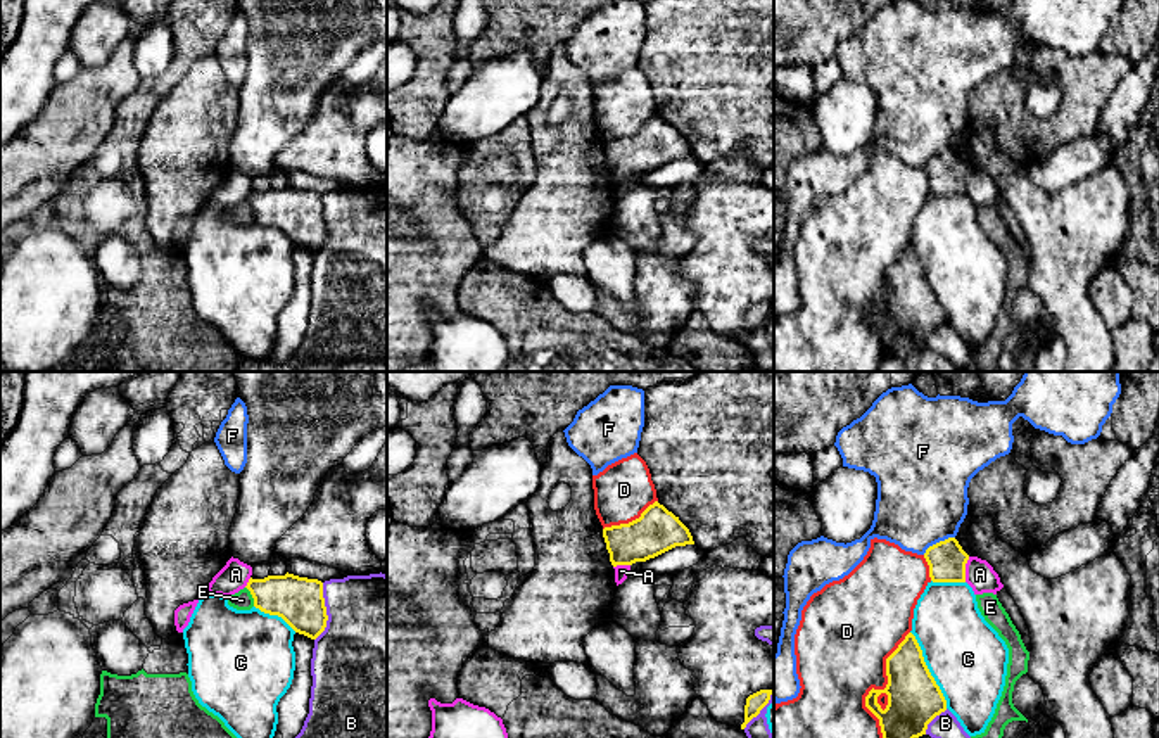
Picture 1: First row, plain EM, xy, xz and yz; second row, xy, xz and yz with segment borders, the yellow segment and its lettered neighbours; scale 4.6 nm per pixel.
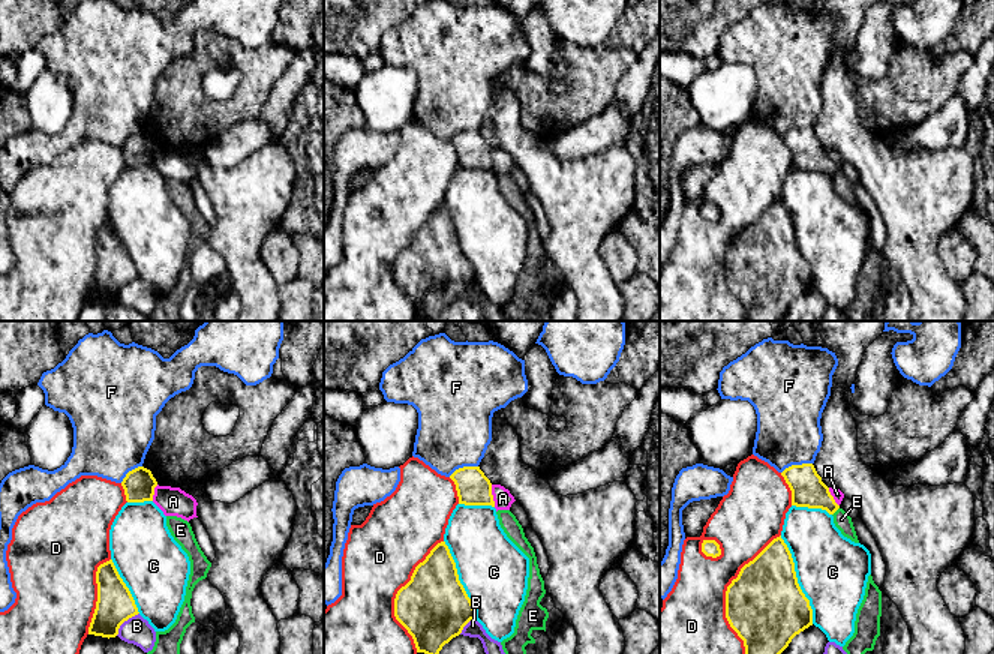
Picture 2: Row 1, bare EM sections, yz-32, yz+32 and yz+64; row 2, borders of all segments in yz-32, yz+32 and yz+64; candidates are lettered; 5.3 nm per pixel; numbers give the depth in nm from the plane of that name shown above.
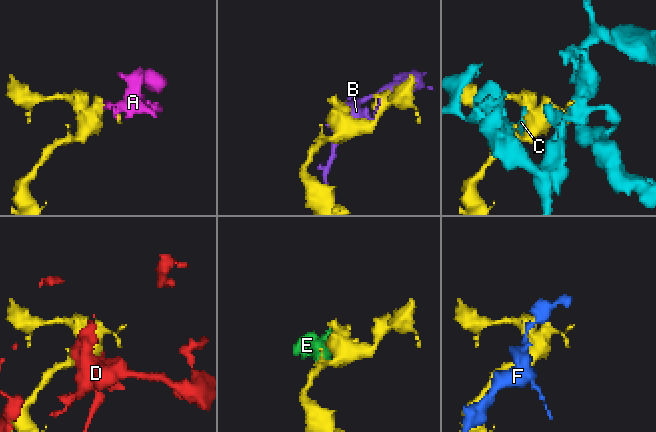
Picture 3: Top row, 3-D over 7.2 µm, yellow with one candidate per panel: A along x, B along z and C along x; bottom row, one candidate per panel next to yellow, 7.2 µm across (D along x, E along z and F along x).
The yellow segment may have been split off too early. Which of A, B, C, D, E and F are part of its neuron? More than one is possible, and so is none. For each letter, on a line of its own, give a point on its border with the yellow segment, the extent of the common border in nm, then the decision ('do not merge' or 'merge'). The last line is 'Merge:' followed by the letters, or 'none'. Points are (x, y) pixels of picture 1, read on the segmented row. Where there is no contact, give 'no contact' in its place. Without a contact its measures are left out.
A: yz (964, 569) | 120 nm | do not merge
B: xy (325, 612) | 280 nm | do not merge
C: yz (928, 669) | 400 nm | do not merge
D: yz (881, 690) | 500 nm | do not merge
E: xy (253, 597) | 100 nm | do not merge
F: yz (940, 541) | 170 nm | do not merge
Merge: none

